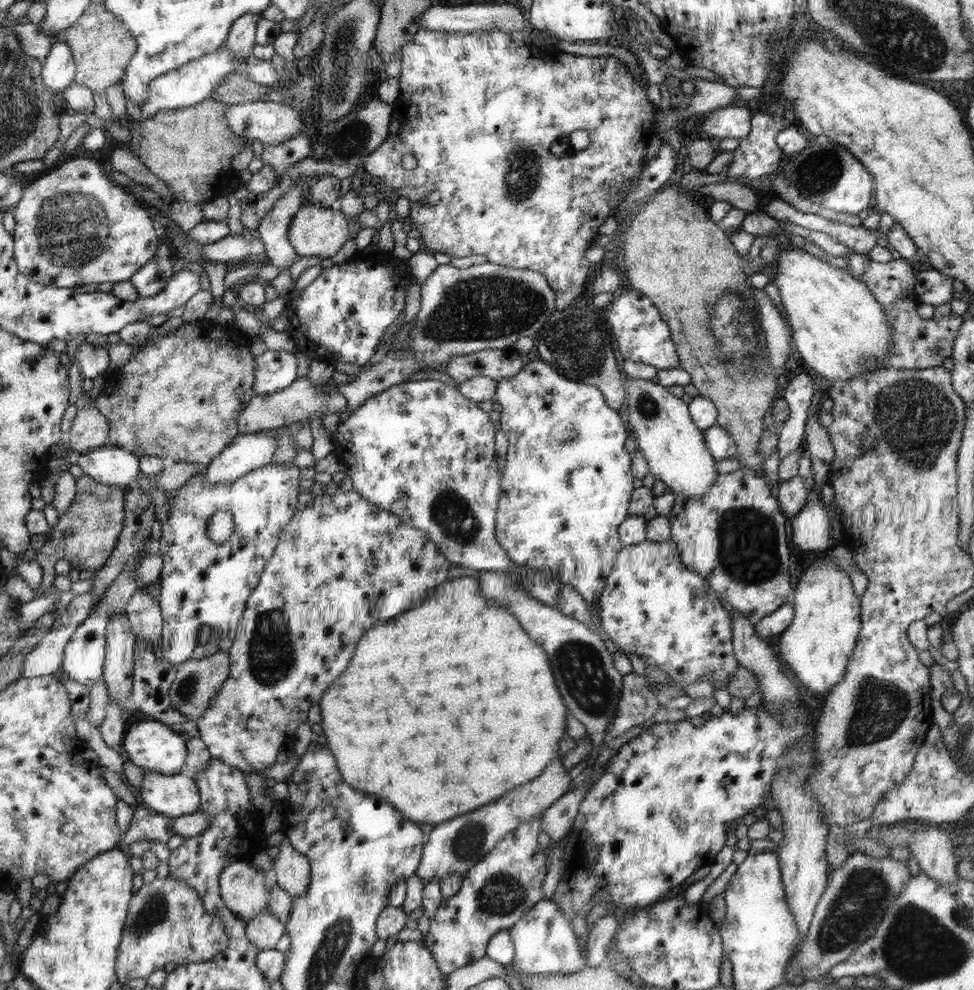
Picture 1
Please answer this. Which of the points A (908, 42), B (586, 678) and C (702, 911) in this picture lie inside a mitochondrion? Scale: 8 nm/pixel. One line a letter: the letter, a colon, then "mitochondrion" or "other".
A: mitochondrion
B: mitochondrion
C: other

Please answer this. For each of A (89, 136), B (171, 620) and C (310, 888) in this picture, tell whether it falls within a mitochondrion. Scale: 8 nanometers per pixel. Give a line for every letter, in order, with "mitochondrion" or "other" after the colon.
A: other
B: other
C: other

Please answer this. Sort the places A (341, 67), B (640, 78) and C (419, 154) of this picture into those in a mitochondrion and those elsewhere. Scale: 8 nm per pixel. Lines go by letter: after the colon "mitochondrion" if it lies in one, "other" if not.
A: mitochondrion
B: other
C: other

